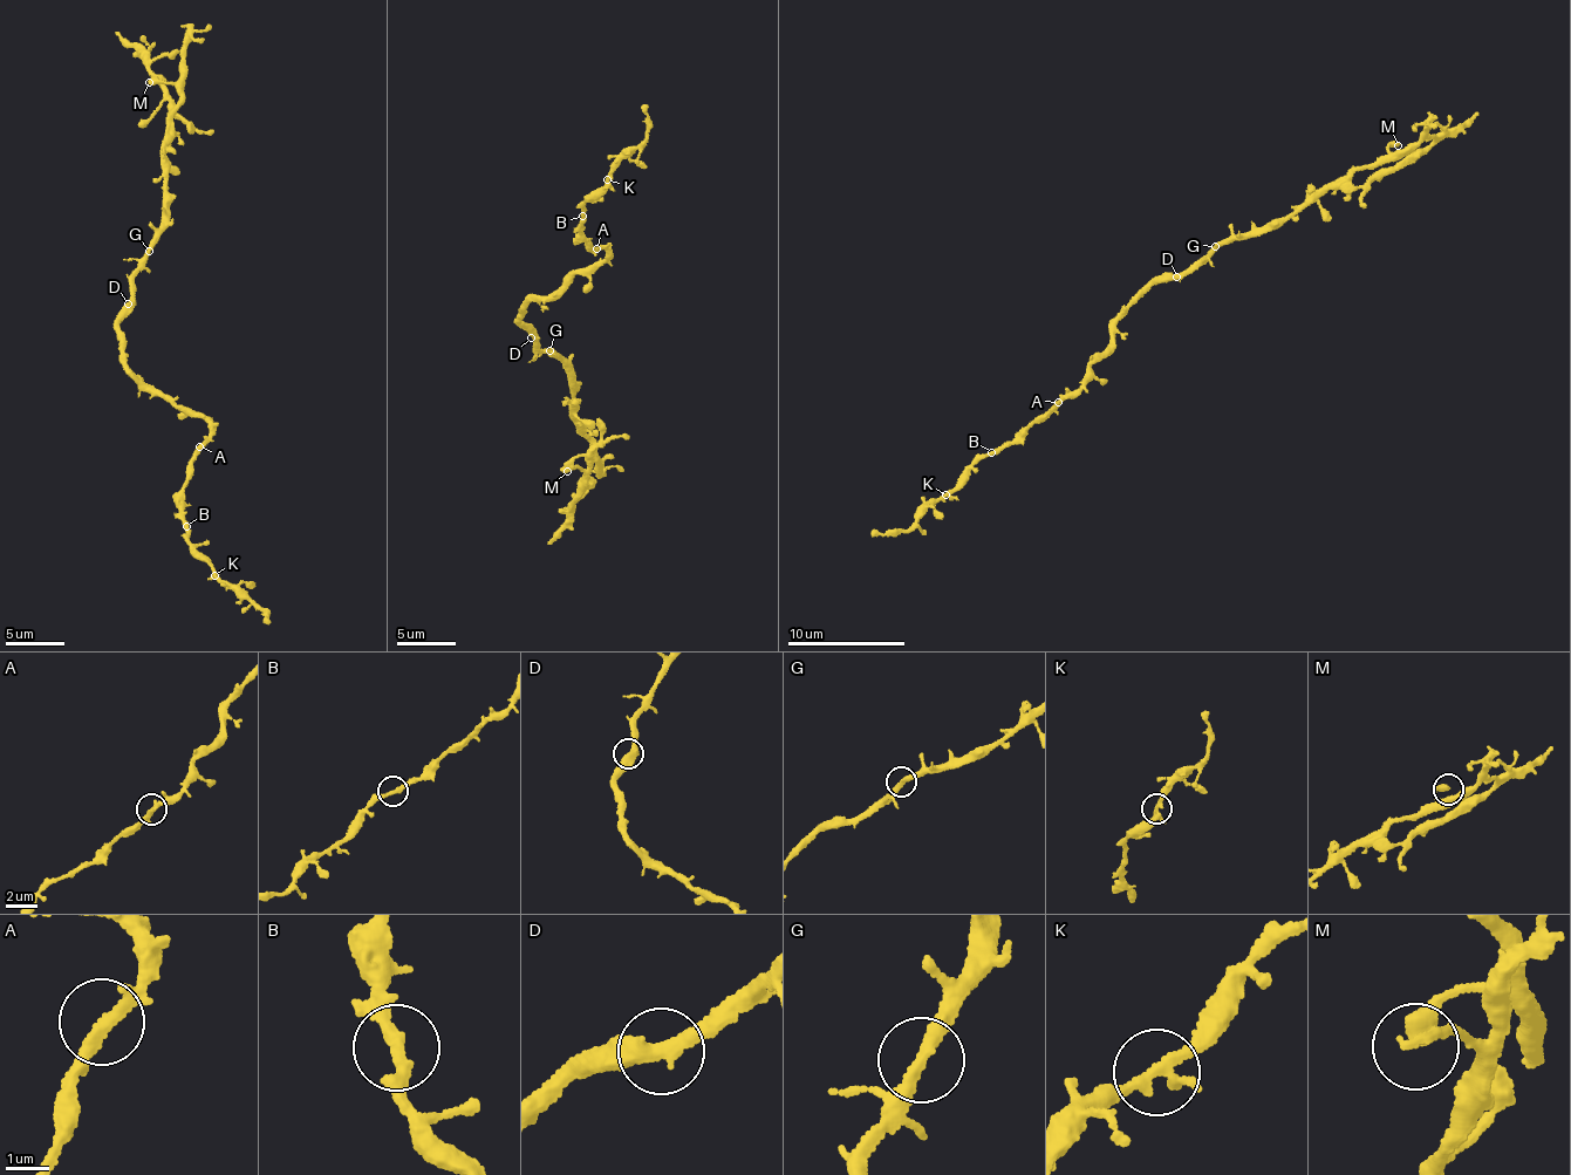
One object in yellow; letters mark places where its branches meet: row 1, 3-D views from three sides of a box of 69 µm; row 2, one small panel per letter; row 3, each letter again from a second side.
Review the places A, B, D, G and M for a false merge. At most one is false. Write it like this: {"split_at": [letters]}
{"split_at": []}

